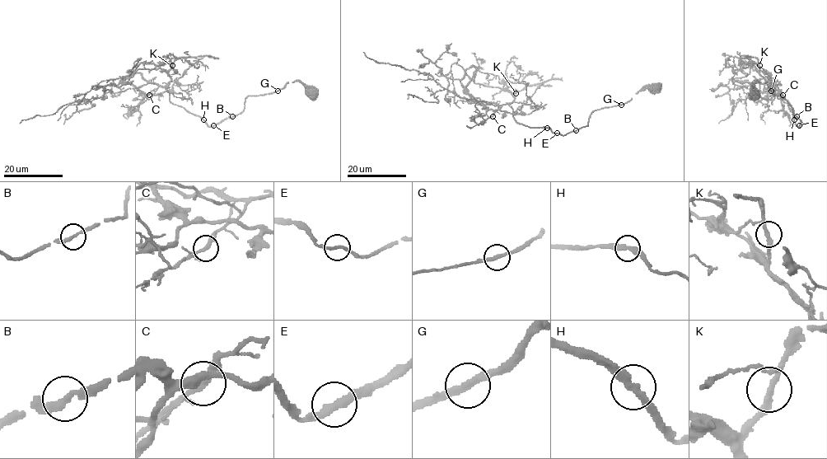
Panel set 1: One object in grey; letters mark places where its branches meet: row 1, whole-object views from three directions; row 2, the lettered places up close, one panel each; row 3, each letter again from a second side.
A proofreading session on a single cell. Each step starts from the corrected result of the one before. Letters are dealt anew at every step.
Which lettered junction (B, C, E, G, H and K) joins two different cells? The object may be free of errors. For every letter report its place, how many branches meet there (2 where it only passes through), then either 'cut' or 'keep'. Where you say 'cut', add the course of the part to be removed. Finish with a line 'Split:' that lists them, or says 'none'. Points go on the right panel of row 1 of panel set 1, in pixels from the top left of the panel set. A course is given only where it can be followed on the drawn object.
B: at (796, 116); 2 branches meet; keep
C: at (782, 95); 2 branches meet; keep
E: at (799, 125); 2 branches meet; keep
G: at (771, 91); 2 branches meet; keep
H: at (794, 119); 2 branches meet; keep
K: at (759, 65); 2 branches meet; keep
Split: none

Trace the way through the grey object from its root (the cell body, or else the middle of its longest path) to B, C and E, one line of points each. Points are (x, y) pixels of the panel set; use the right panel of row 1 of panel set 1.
B: (755, 92), (754, 83), (764, 81), (774, 95), (788, 102), (796, 116)
C: (755, 92), (754, 83), (764, 81), (788, 102), (799, 126), (792, 108), (770, 87), (782, 95)
E: (755, 92), (754, 83), (764, 81), (774, 95), (788, 102), (792, 112), (801, 121), (799, 125)

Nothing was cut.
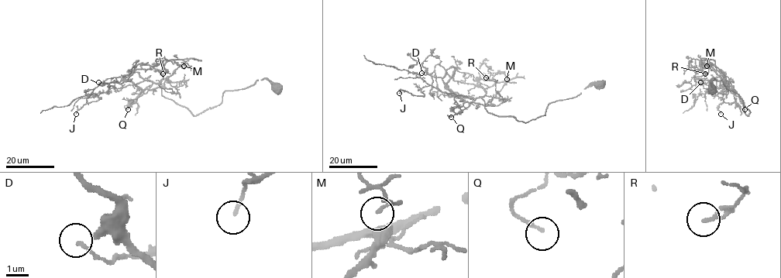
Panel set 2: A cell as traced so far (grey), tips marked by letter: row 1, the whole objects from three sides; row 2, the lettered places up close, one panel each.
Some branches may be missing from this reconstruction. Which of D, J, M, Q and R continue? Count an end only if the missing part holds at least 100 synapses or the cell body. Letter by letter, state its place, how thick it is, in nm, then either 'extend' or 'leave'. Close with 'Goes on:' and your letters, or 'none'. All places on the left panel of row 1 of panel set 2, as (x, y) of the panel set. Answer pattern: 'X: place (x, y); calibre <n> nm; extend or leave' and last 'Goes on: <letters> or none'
D: place (98, 82); calibre 80 nm; leave
J: place (76, 114); calibre 120 nm; leave
M: place (184, 66); calibre 100 nm; leave
Q: place (128, 109); calibre 130 nm; leave
R: place (163, 73); calibre 140 nm; leave
Goes on: none

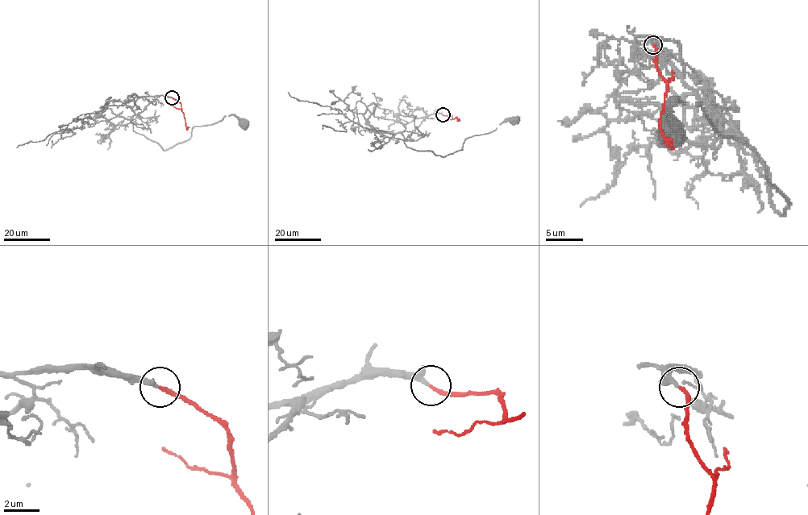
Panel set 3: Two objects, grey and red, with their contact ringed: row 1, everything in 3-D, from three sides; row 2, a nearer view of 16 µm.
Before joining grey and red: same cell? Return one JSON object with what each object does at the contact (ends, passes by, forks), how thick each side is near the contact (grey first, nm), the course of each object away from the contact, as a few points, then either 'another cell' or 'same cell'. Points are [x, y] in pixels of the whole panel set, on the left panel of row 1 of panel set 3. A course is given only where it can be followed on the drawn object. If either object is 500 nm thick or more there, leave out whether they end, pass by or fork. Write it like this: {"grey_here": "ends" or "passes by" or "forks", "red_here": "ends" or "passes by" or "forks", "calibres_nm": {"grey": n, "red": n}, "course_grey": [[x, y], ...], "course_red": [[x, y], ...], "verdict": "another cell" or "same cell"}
{"grey_here": "passes by", "red_here": "ends", "calibres_nm": {"grey": 180, "red": 190}, "course_grey": [[171, 97], [153, 97], [133, 125], [137, 133], [164, 150], [189, 139], [194, 126], [226, 115], [242, 123]], "course_red": [[172, 97], [181, 104], [185, 130]], "verdict": "same cell"}

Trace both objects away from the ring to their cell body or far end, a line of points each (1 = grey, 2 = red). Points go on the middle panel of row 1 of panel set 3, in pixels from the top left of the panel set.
1: (442, 114), (424, 116), (404, 139), (408, 147), (444, 157), (461, 150), (465, 139), (513, 121)
2: (443, 114), (451, 116), (452, 118), (456, 117), (456, 121)

